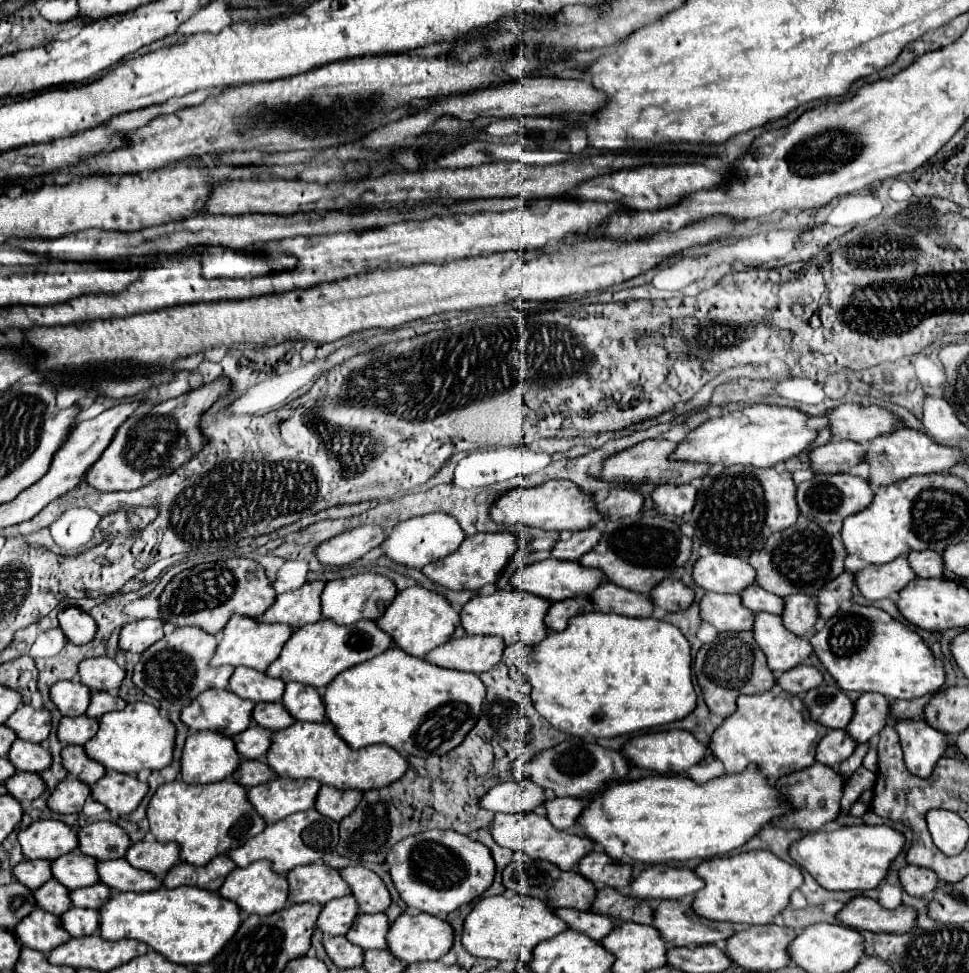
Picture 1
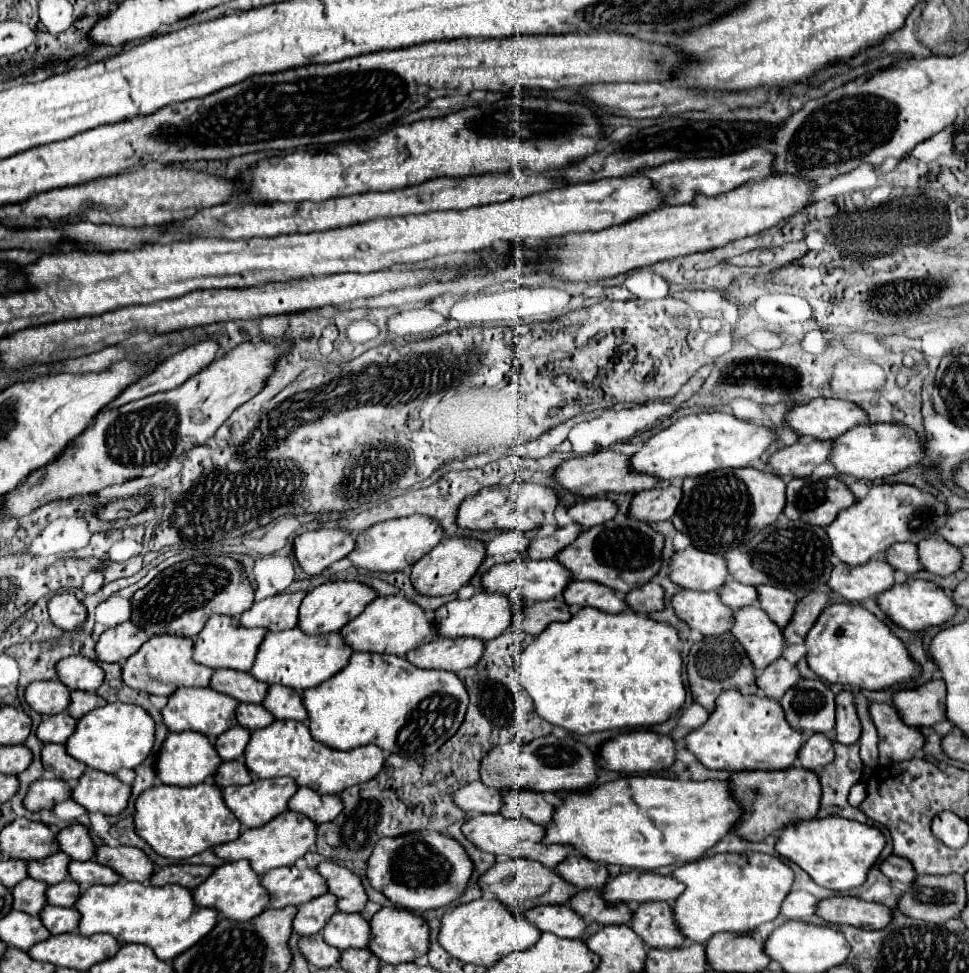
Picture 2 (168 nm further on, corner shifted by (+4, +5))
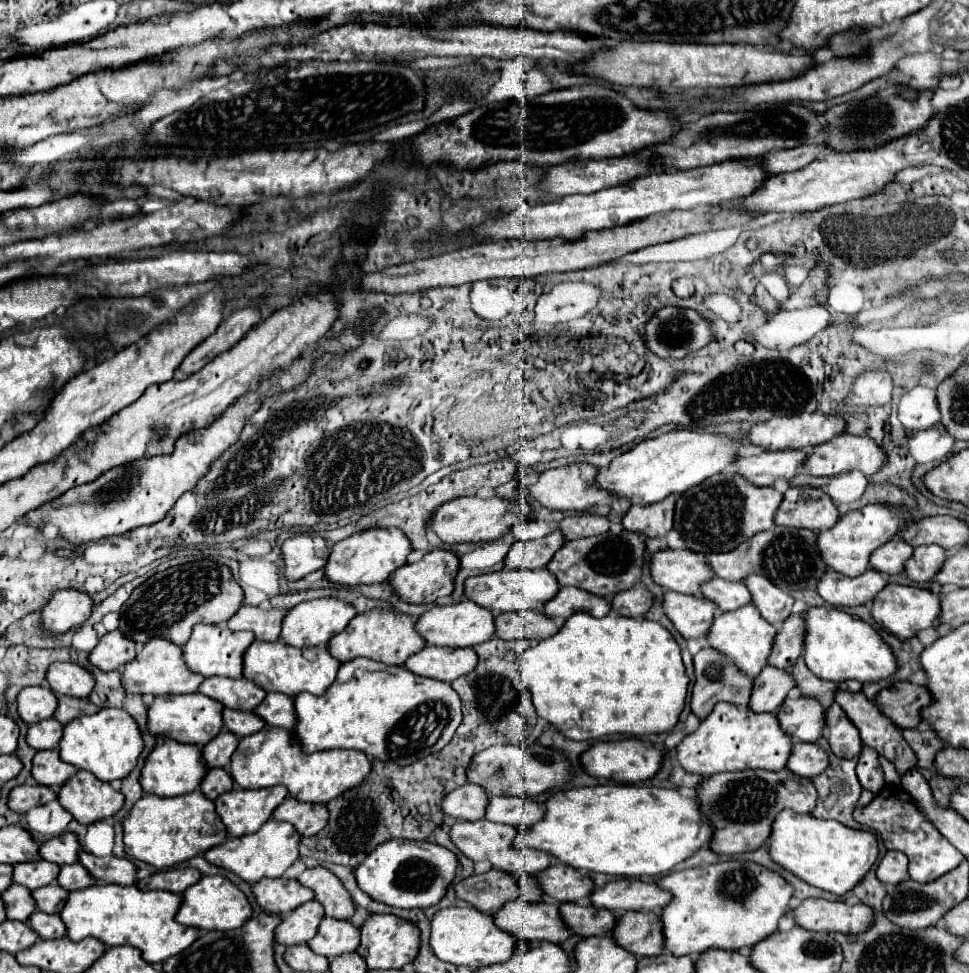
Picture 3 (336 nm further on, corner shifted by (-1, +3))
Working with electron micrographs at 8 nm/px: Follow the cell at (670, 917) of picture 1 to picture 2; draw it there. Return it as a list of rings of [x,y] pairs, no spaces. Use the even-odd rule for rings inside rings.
[[[668,902],[640,904],[632,918],[632,930],[642,936],[644,944],[650,948],[678,948],[684,946],[686,940]]]

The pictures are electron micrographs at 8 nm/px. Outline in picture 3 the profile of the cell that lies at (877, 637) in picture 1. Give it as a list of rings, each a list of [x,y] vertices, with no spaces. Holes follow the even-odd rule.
[[[827,606],[807,608],[803,612],[803,620],[805,620],[805,638],[801,656],[807,668],[815,676],[831,682],[843,682],[855,678],[865,684],[865,682],[879,682],[897,670],[889,646],[879,638],[879,634],[867,622],[855,620],[847,612]]]

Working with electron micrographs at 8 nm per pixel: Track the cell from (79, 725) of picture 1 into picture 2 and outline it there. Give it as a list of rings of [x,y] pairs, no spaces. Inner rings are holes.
[[[62,712],[62,714],[54,714],[50,716],[48,720],[44,720],[38,730],[36,730],[36,736],[42,740],[42,742],[56,742],[56,744],[66,744],[68,736],[72,736],[72,730],[76,730],[76,724],[78,720],[68,716],[68,712]]]

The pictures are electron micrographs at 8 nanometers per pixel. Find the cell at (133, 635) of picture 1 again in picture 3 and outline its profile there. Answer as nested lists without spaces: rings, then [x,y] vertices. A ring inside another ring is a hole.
[[[113,630],[99,638],[97,646],[89,652],[89,662],[99,670],[109,672],[133,660],[133,656],[135,656],[135,642],[125,638],[119,630]]]

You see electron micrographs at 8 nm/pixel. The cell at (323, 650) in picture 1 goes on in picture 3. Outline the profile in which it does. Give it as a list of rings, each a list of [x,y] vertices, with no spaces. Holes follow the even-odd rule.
[[[253,642],[249,650],[243,654],[243,676],[253,680],[265,692],[281,692],[287,696],[297,696],[299,692],[309,694],[323,694],[327,686],[333,684],[335,674],[339,670],[339,662],[329,656],[325,646],[311,646],[311,648],[293,648],[277,642]]]

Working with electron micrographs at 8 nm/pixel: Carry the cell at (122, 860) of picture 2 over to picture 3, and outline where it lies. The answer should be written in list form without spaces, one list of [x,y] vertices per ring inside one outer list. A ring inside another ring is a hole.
[[[83,850],[79,852],[79,864],[85,866],[85,870],[99,882],[121,884],[121,886],[135,884],[135,866],[127,858],[117,858],[117,856],[97,858]]]

